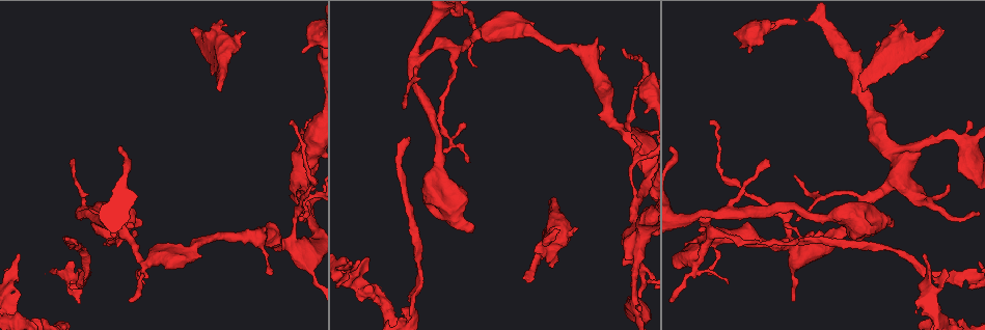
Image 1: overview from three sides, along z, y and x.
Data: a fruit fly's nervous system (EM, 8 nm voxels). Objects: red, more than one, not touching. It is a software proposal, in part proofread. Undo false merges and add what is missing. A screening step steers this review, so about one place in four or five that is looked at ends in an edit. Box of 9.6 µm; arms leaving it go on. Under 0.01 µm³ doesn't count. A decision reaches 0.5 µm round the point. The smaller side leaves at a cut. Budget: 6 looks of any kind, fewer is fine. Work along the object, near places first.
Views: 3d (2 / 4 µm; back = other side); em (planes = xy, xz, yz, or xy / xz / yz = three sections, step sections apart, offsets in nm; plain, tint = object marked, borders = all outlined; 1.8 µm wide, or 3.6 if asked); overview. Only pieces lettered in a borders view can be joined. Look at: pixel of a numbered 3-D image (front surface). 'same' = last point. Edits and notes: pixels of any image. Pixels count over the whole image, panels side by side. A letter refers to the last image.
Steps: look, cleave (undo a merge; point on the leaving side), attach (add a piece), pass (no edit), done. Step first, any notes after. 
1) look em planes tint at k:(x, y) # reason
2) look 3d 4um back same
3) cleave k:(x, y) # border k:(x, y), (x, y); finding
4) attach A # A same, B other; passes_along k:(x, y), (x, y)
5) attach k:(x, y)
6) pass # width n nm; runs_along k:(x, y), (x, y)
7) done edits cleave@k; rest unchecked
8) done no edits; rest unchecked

look 3d 2um at 1:(197, 32) # an open end

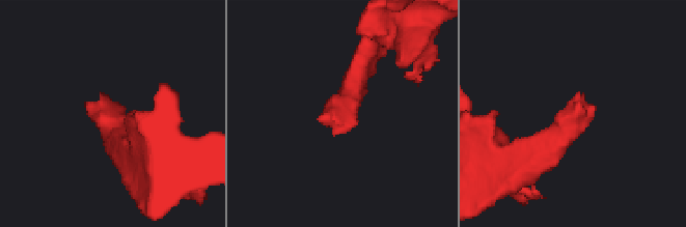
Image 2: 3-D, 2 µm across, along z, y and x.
look em xz step 4 borders at 2:(333, 136) # shape alone is not enough

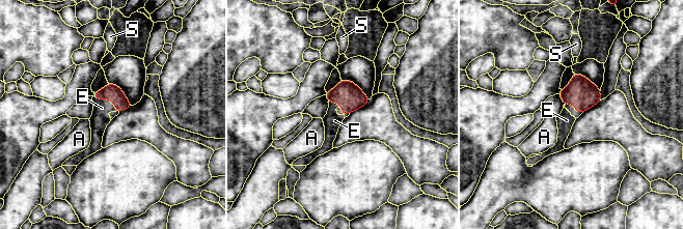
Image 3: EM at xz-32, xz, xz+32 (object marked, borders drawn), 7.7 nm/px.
look em planes borders same

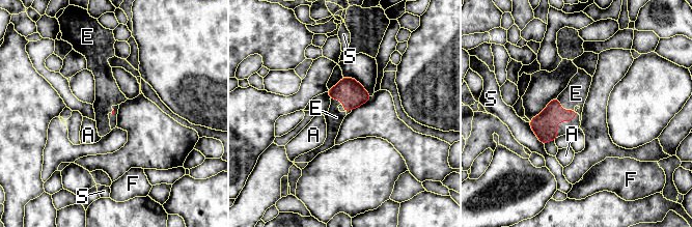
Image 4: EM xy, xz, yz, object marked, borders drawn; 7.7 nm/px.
attach E # A other, E same, F other, S other; passes_along 4:(544, 124), (561, 108), (576, 93); it goes on there

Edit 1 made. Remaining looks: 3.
look em planes borders at 1:(863, 88) # an open end

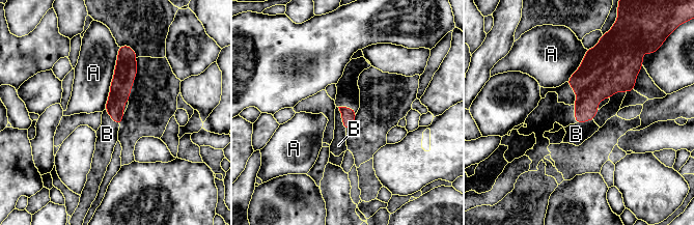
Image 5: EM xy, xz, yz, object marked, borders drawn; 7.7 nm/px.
attach B # A other, B same; passes_along 5:(349, 115), (342, 119), (338, 145); it goes on there

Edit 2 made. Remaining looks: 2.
done edits attach@4, attach@5; rest unchecked

